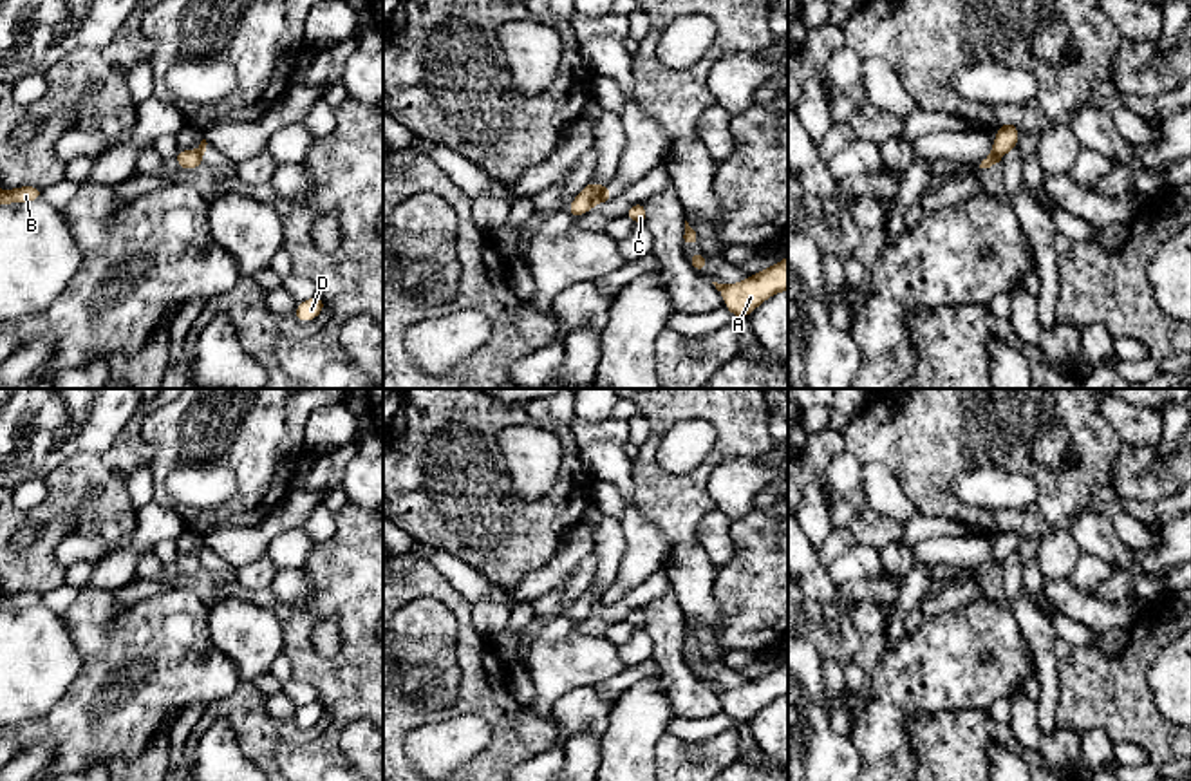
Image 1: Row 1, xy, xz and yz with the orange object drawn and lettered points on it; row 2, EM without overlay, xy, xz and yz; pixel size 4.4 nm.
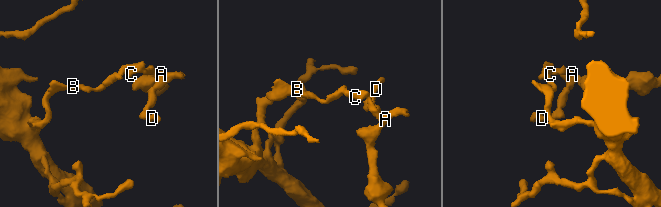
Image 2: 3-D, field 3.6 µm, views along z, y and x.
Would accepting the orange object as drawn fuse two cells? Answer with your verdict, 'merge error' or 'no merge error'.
merge error

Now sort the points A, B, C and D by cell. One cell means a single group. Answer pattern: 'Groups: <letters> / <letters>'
Groups: A C D / B

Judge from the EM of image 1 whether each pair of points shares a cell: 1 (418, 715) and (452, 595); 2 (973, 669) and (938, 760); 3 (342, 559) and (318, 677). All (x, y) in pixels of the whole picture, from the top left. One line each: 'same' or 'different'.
1: same
2: different
3: same

